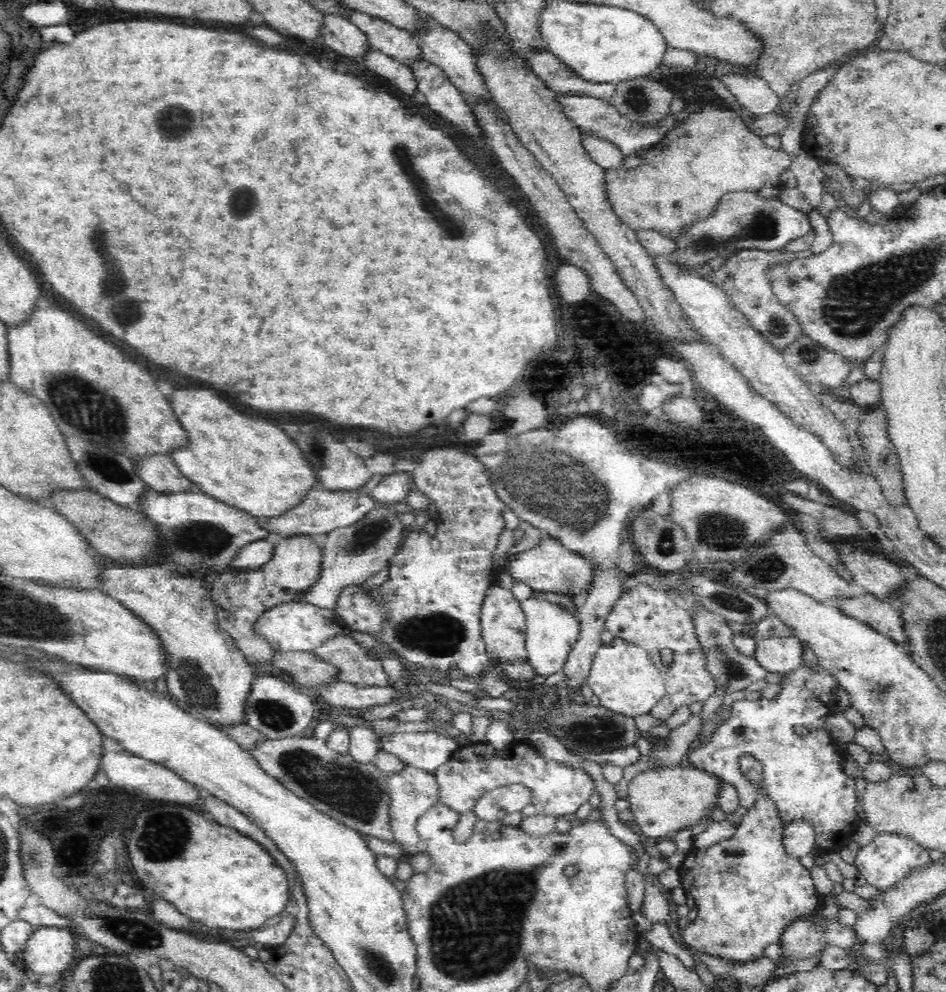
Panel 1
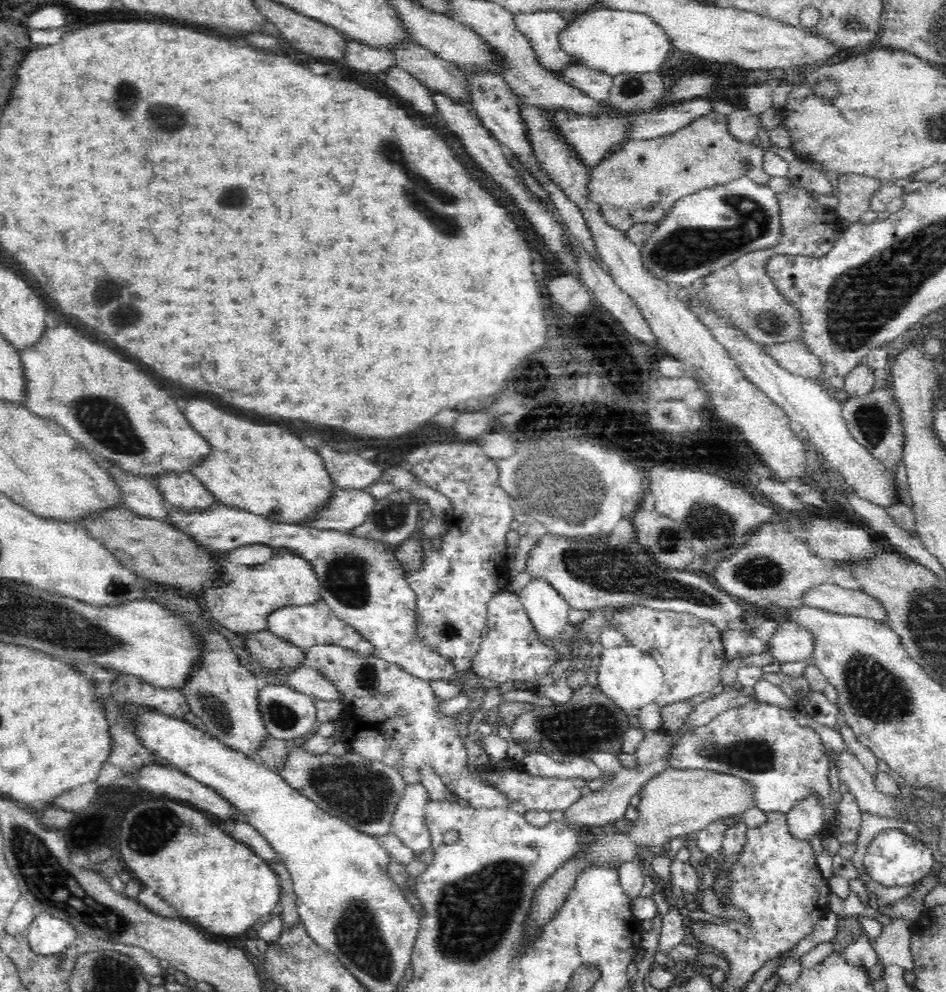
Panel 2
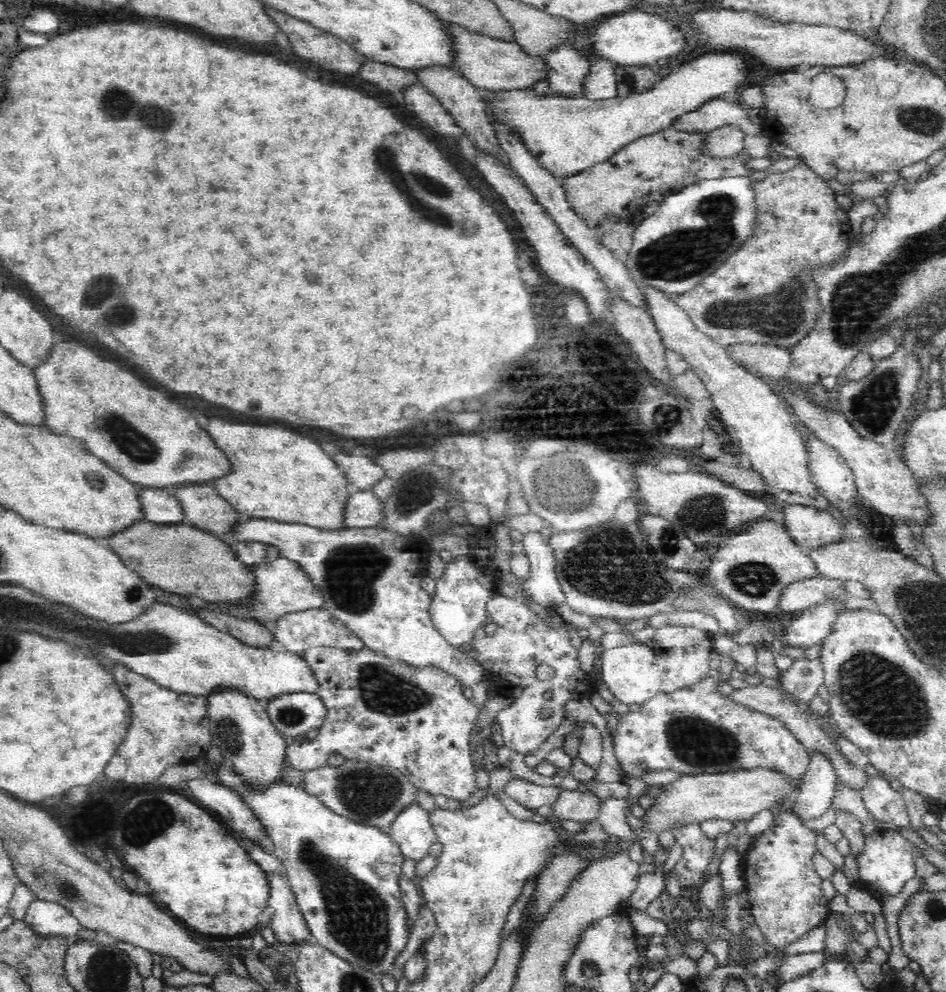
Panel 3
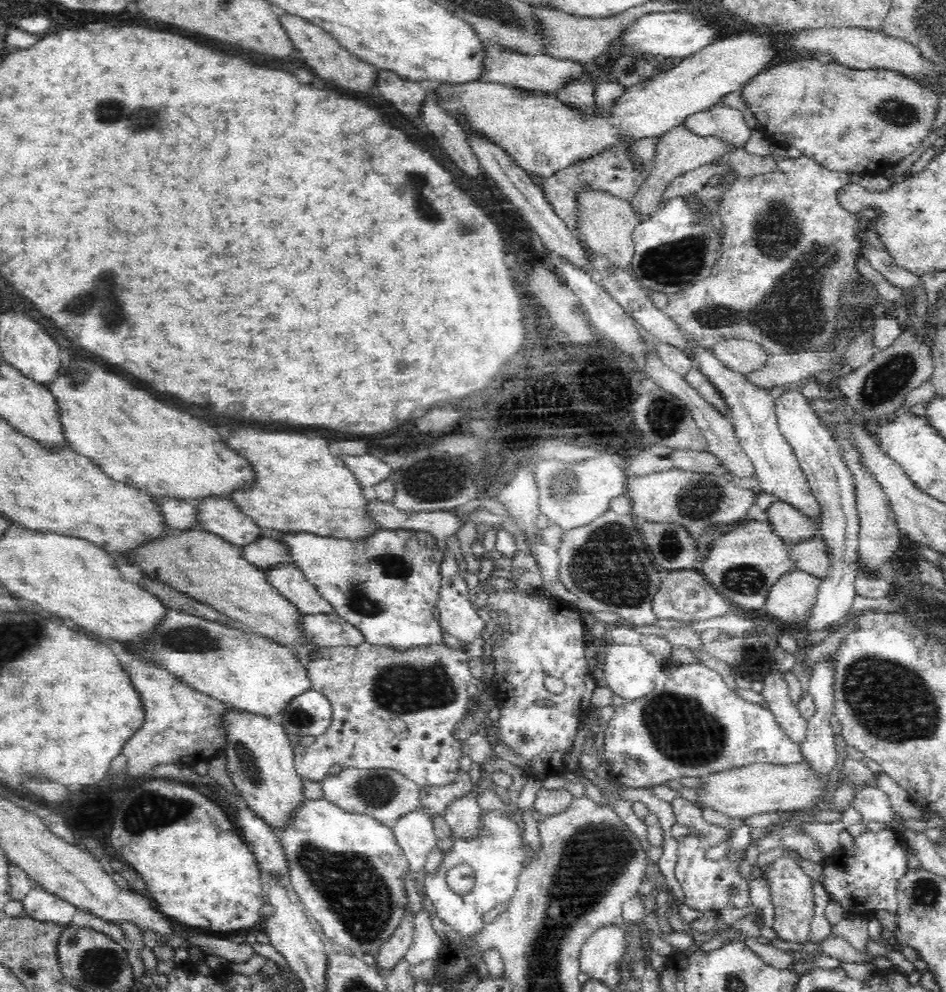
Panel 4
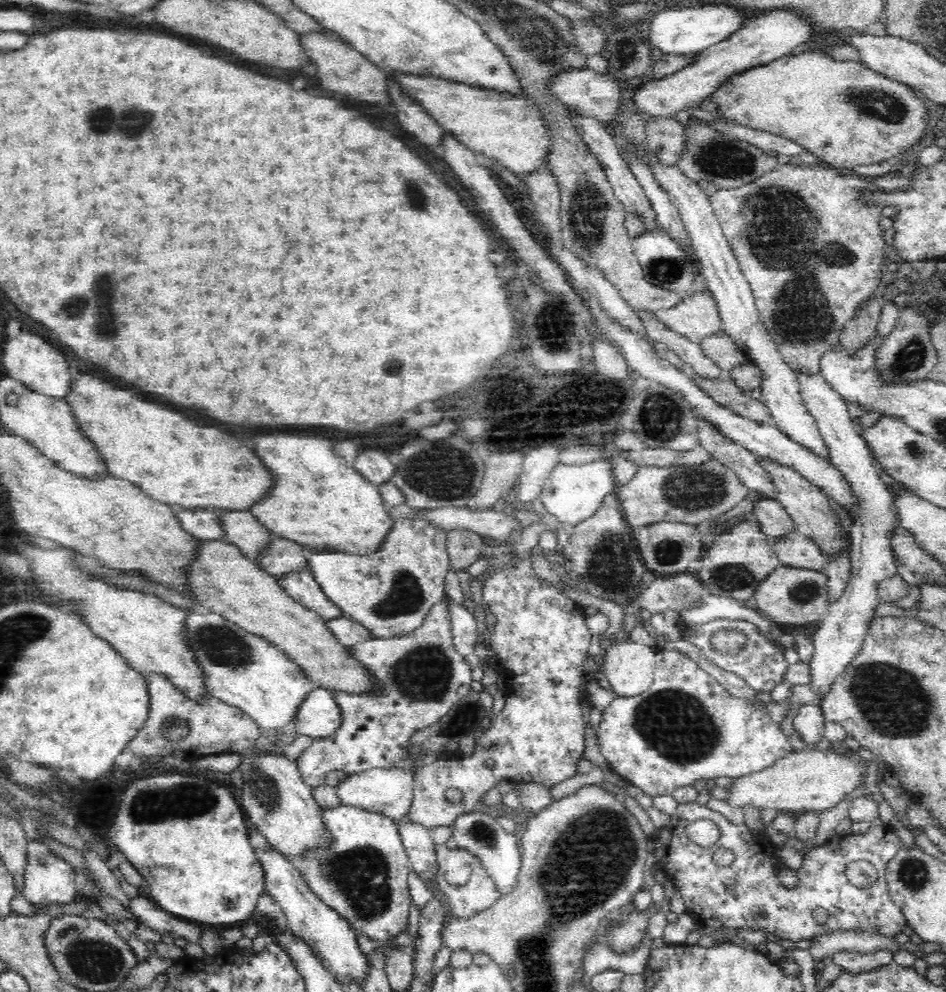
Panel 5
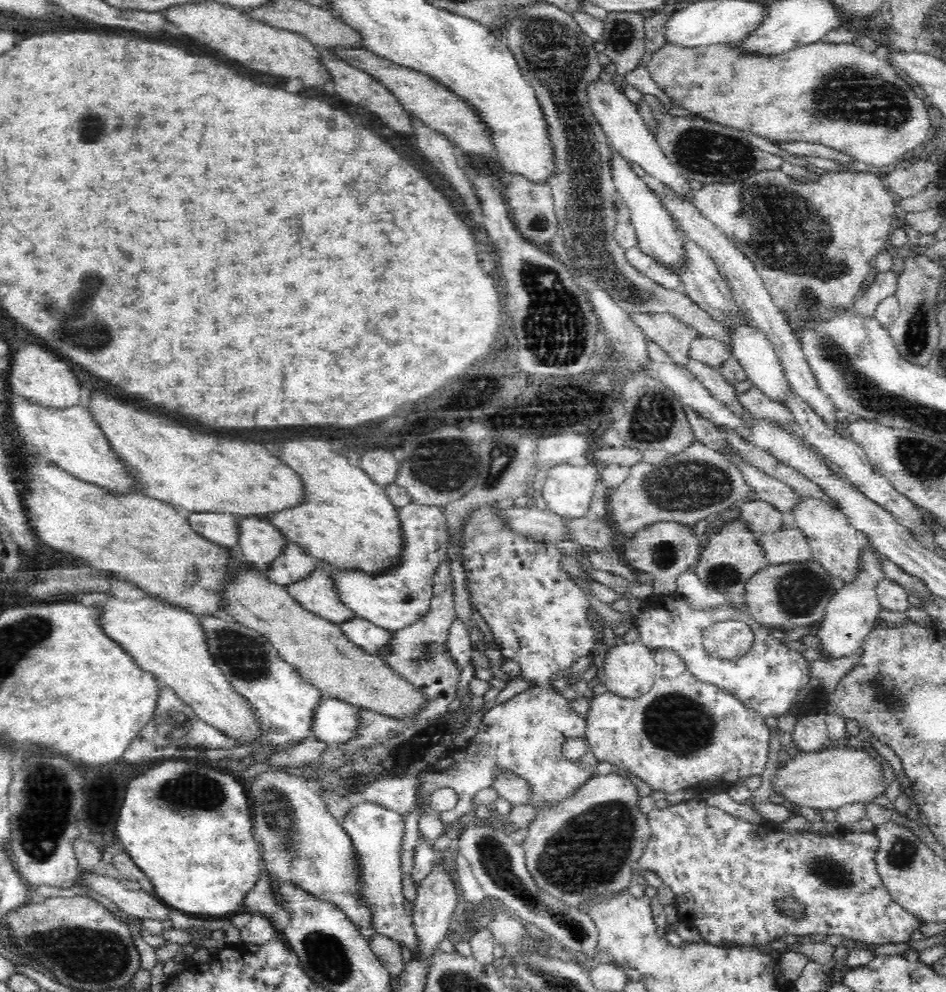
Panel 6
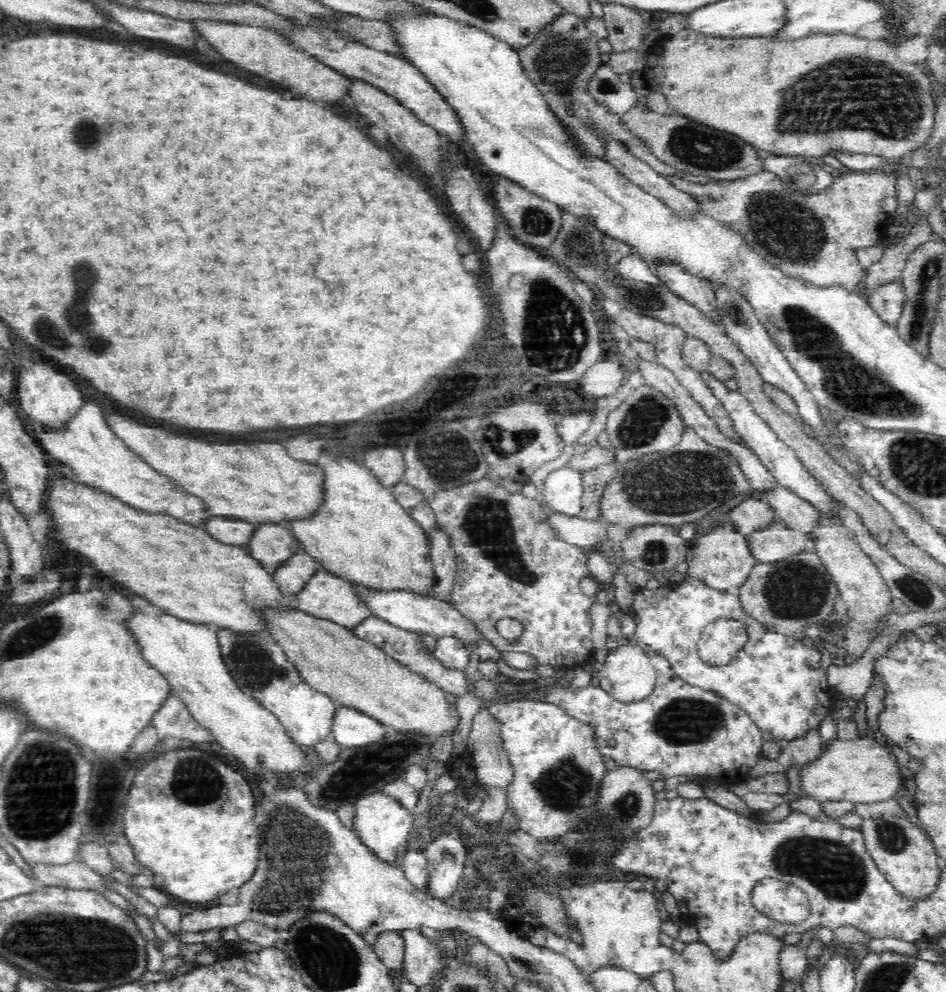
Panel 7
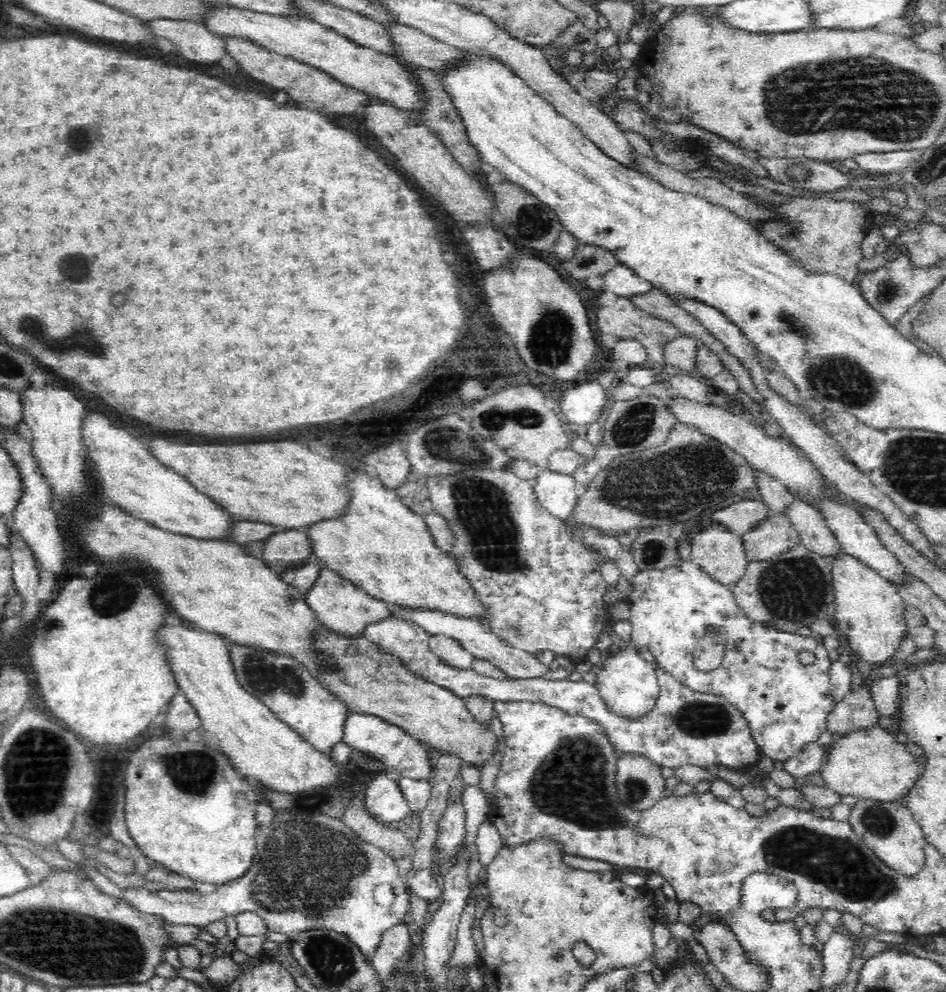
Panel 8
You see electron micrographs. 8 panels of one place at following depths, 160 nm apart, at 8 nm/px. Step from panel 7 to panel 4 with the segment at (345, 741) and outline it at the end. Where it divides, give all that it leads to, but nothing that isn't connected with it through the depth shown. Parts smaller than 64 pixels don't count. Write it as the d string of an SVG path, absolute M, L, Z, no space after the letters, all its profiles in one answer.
M312 688L296 696L282 714L275 715L271 719L276 723L280 723L288 736L299 739L302 736L312 736L314 738L322 736L330 729L334 717L332 705L328 698L320 691Z

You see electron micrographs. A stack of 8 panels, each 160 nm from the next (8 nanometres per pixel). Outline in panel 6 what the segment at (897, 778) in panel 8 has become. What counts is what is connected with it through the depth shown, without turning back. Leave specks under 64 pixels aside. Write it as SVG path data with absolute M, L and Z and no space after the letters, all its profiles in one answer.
M829 744L821 751L802 752L786 760L776 770L772 780L772 792L784 796L785 803L813 809L832 809L852 802L869 803L886 793L886 778L882 761L870 756L866 748L835 746Z

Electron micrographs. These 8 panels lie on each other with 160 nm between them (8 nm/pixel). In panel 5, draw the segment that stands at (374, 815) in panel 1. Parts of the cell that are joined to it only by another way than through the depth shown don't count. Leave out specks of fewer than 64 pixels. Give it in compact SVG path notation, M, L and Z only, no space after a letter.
M390 767L368 769L356 774L343 776L336 786L336 792L346 806L368 809L370 812L388 815L394 820L406 816L413 800L413 776L416 769L412 767Z

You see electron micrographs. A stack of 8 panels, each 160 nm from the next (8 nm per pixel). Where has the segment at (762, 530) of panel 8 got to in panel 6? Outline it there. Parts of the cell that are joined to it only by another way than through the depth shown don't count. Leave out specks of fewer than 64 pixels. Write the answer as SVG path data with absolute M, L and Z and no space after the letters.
M798 527L762 533L757 540L768 565L809 561L813 558L808 539Z

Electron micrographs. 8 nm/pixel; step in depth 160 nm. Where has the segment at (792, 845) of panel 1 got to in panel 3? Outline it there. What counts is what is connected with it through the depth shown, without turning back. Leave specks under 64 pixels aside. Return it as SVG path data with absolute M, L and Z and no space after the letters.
M820 751L809 752L808 766L796 792L792 812L801 820L818 819L829 812L838 781L832 759Z

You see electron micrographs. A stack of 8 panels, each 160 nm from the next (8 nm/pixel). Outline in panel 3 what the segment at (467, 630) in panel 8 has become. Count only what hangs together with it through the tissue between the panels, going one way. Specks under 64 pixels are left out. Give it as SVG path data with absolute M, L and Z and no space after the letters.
M243 519L242 523L230 534L228 541L262 541L276 546L280 557L298 563L308 578L320 587L324 600L324 609L332 612L351 632L354 632L363 644L374 652L402 660L417 668L444 668L462 679L466 688L483 679L485 671L472 658L462 652L462 648L450 644L434 627L430 615L433 596L422 588L422 578L428 573L432 558L430 546L421 536L402 535L384 527L356 528L346 530L322 530L307 524L292 524L266 519Z

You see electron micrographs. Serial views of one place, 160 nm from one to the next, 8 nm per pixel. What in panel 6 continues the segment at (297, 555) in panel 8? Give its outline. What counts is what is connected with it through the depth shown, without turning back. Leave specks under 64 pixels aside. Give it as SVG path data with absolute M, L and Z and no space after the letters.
M239 518L240 538L237 550L244 561L266 576L270 564L282 556L289 540L276 526L256 518Z

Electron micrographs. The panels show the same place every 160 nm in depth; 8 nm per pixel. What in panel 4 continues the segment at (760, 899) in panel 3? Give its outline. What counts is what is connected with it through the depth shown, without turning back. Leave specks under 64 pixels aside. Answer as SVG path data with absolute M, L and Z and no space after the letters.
M782 856L767 866L764 879L768 882L775 920L772 928L779 938L797 943L808 941L810 924L814 918L814 895L812 880L799 865L800 856Z

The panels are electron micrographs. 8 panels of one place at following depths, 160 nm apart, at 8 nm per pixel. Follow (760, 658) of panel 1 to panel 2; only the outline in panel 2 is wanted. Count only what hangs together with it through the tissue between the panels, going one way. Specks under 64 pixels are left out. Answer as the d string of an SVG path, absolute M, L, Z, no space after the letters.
M782 622L768 643L774 661L786 664L810 660L813 657L815 635L798 622Z

